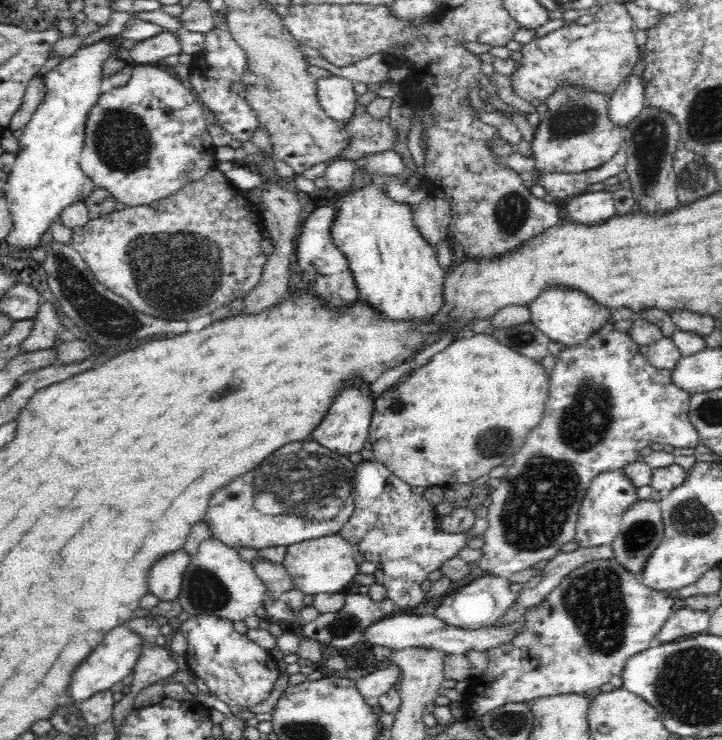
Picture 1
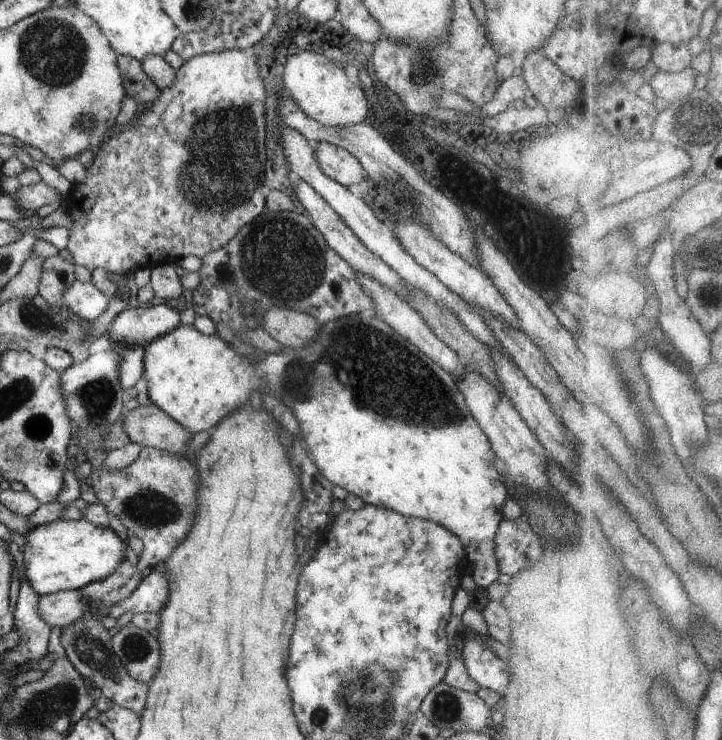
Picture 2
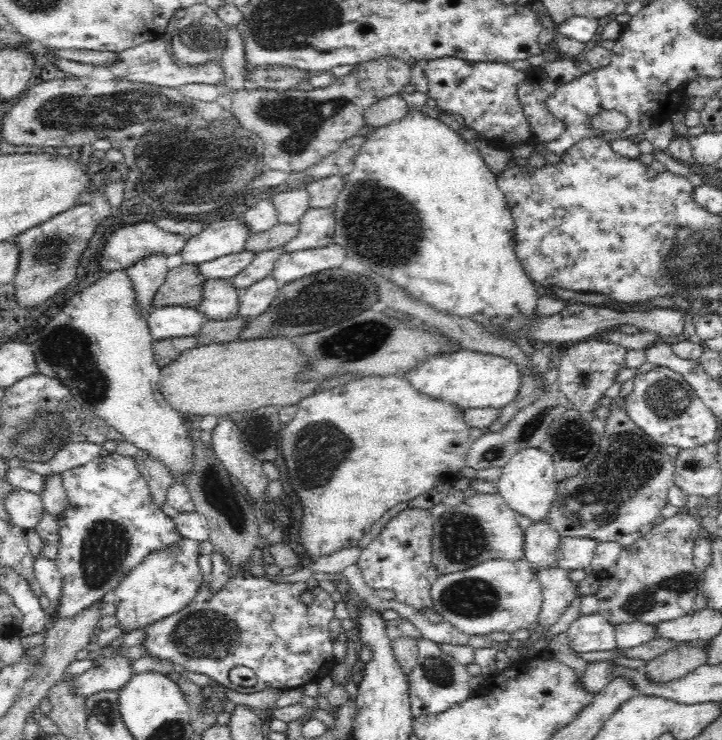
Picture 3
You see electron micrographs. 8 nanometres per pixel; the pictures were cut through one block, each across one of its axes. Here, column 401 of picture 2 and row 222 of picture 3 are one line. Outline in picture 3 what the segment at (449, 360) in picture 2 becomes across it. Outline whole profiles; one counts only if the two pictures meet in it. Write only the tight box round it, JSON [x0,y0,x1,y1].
[284,208,334,253]

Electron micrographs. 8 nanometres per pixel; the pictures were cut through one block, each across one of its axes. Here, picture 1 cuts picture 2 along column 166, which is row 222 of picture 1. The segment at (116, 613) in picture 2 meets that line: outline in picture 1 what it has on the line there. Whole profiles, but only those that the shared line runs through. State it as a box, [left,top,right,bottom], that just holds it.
[567,190,616,224]

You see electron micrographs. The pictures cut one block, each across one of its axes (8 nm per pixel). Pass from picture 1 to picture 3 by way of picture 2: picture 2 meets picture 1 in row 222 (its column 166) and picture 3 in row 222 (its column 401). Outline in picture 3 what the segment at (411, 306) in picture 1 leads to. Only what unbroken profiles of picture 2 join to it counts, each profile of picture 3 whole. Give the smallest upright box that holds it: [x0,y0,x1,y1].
[334,108,538,317]

